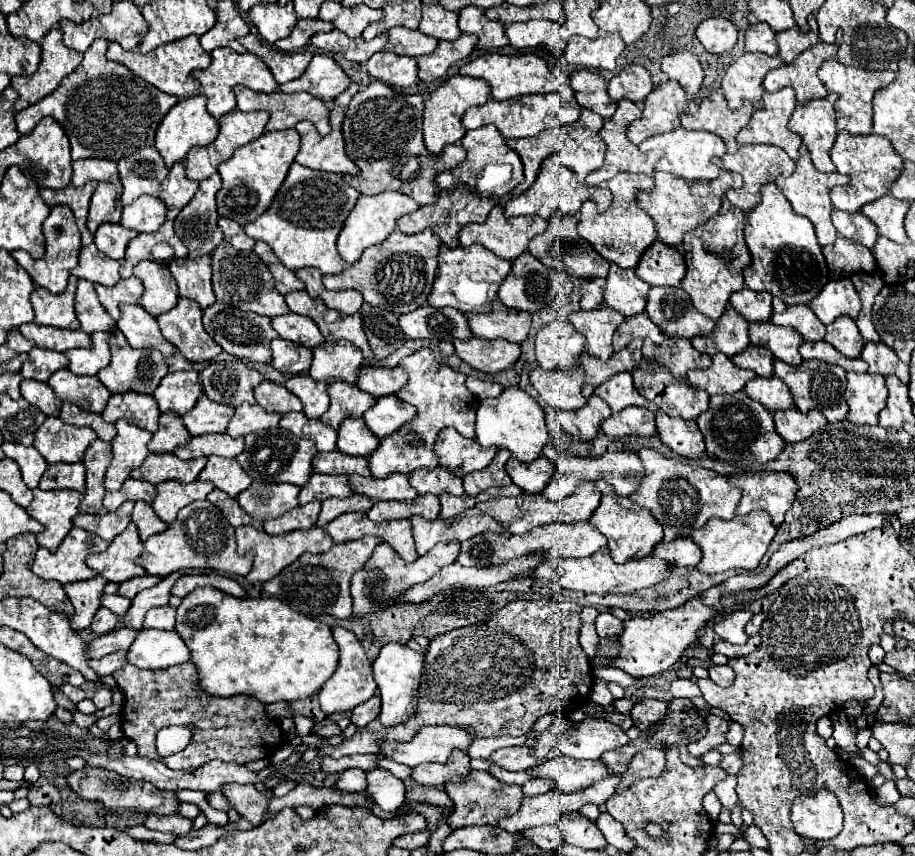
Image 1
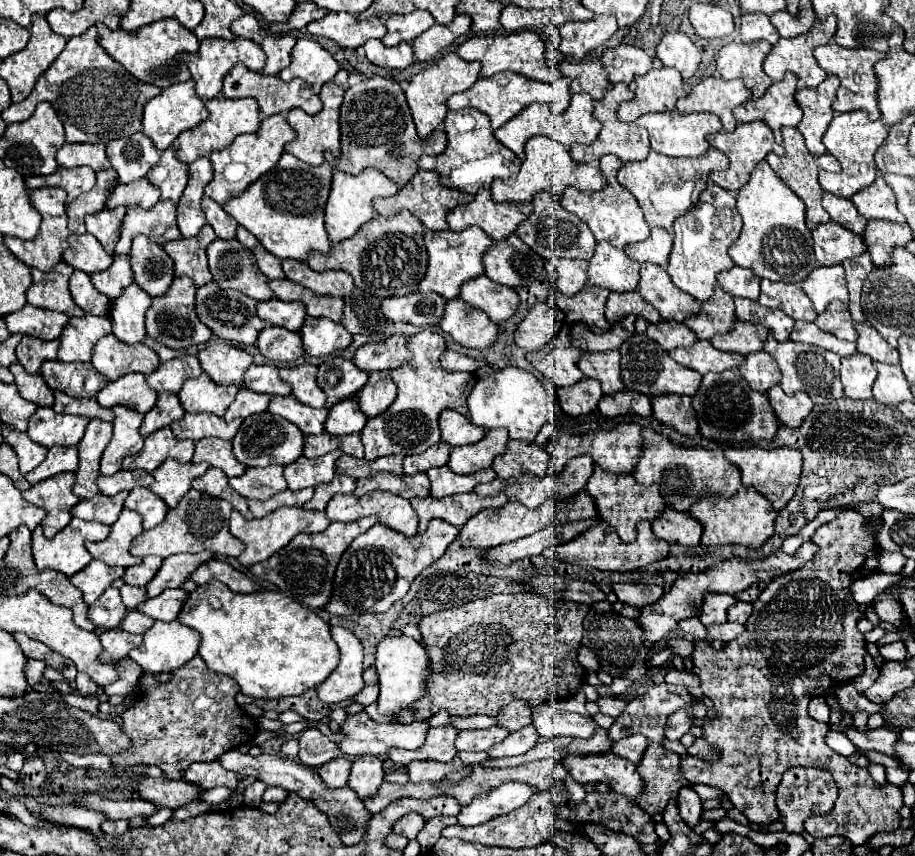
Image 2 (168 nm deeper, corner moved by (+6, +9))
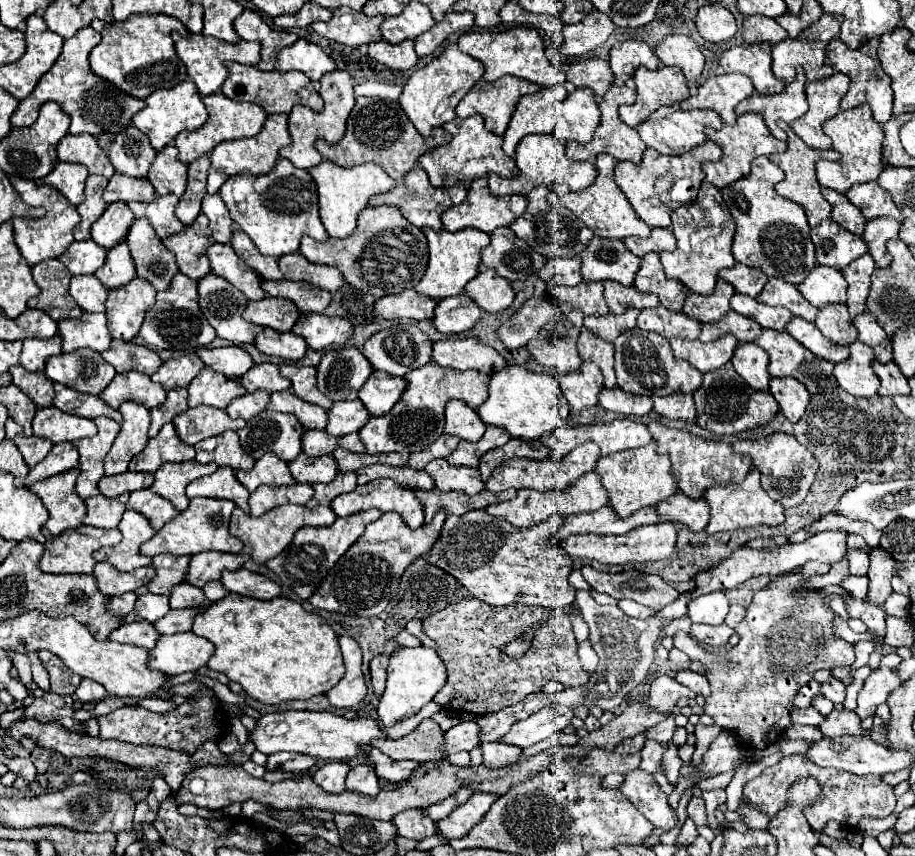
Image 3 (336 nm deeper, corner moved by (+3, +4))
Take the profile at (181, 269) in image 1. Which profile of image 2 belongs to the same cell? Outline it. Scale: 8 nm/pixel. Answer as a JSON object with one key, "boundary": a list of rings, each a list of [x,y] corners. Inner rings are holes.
{"boundary":[[[204,225],[200,233],[192,239],[176,239],[164,243],[166,253],[174,261],[174,273],[178,277],[190,277],[196,287],[206,285],[212,281],[210,269],[208,269],[208,257],[206,257],[206,247],[216,239],[214,231],[210,225]]]}

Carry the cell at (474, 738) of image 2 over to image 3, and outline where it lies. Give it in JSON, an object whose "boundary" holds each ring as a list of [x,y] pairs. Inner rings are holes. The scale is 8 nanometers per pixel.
{"boundary":[[[475,720],[459,722],[457,726],[449,728],[445,734],[445,752],[455,754],[461,750],[475,750],[481,748],[481,730]]]}

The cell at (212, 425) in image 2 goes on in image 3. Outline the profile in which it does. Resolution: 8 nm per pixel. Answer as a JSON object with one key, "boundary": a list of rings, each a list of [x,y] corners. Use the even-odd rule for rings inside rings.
{"boundary":[[[197,406],[179,414],[173,420],[173,424],[175,424],[177,436],[189,446],[193,446],[205,438],[223,434],[227,430],[241,430],[247,422],[241,418],[231,420],[225,410],[217,410],[211,406]]]}

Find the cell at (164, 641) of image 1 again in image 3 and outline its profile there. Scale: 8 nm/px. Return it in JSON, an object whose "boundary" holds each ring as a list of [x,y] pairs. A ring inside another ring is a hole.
{"boundary":[[[193,632],[159,636],[157,646],[149,652],[147,666],[167,676],[195,672],[205,666],[213,654],[213,644]]]}

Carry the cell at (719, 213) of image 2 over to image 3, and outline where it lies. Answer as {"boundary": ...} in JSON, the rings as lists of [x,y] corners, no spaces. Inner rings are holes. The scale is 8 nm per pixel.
{"boundary":[[[703,182],[695,202],[677,208],[671,214],[671,220],[673,220],[671,224],[673,234],[677,238],[677,248],[673,252],[661,254],[661,262],[667,278],[675,278],[677,282],[683,282],[695,294],[703,294],[703,296],[711,294],[719,270],[735,266],[735,258],[731,254],[735,220],[731,218],[719,188],[711,186],[709,182]]]}

